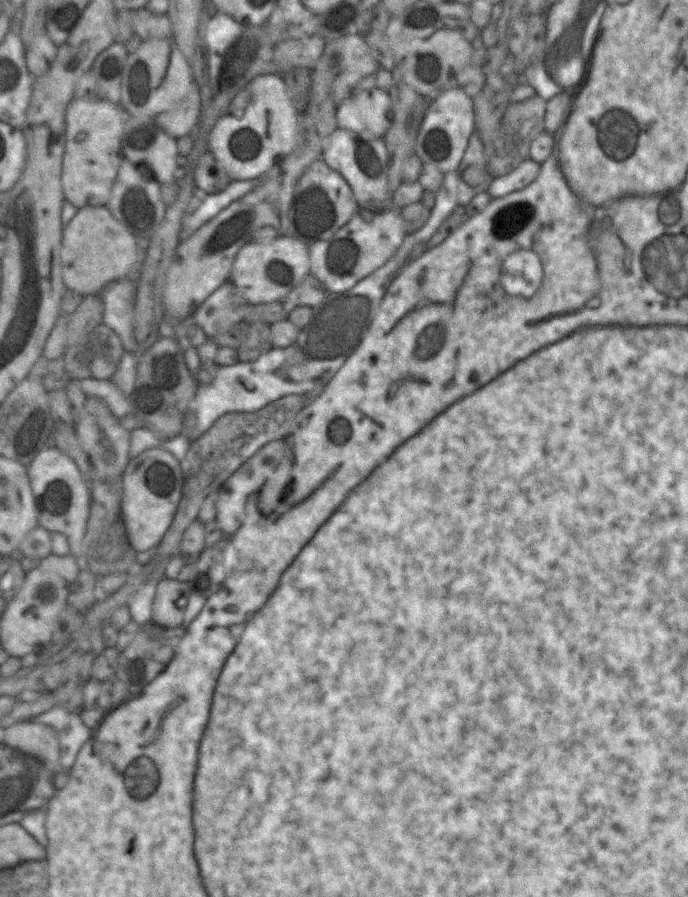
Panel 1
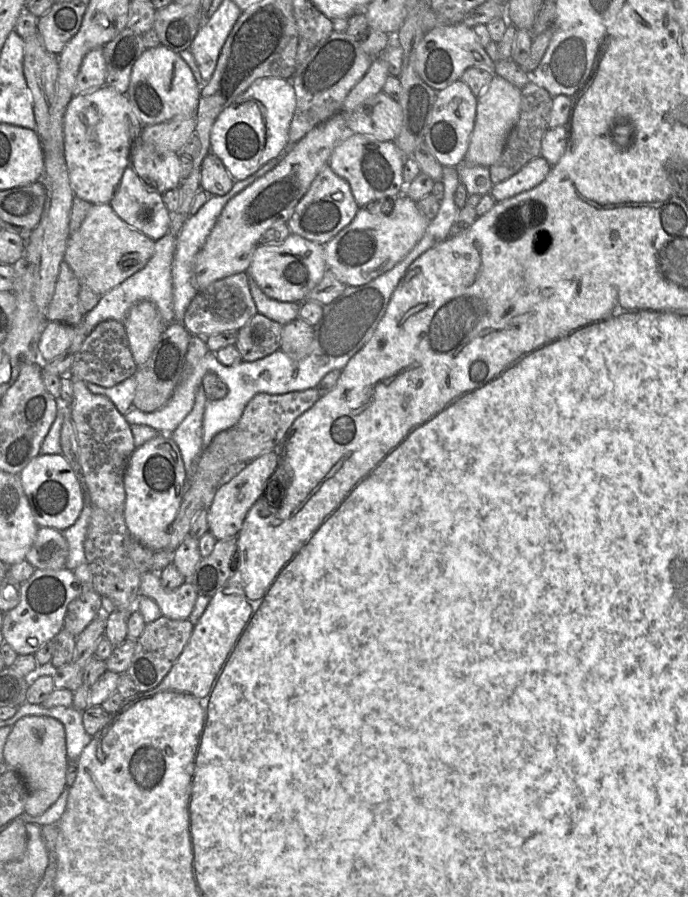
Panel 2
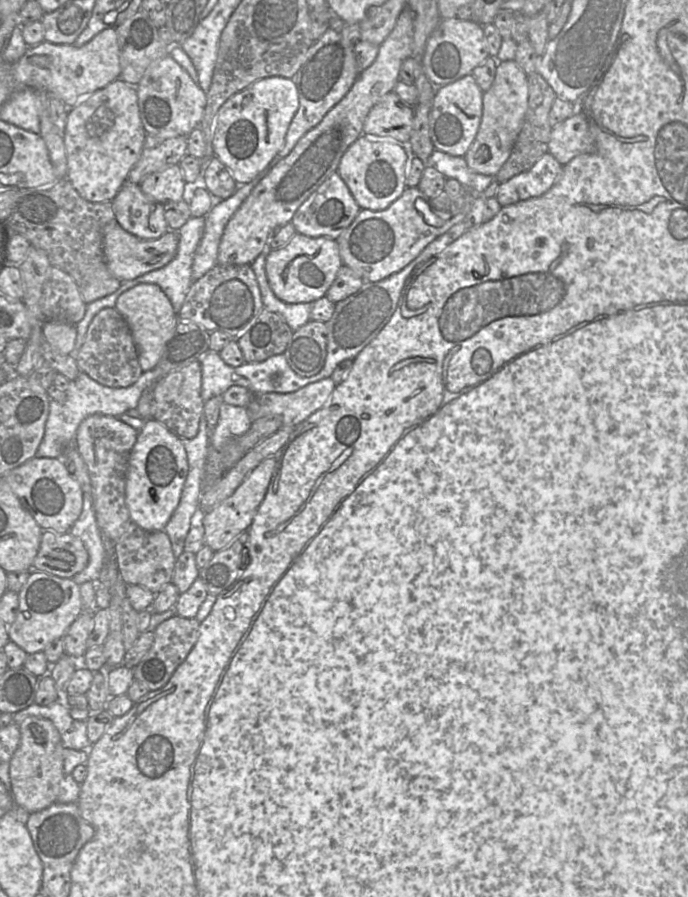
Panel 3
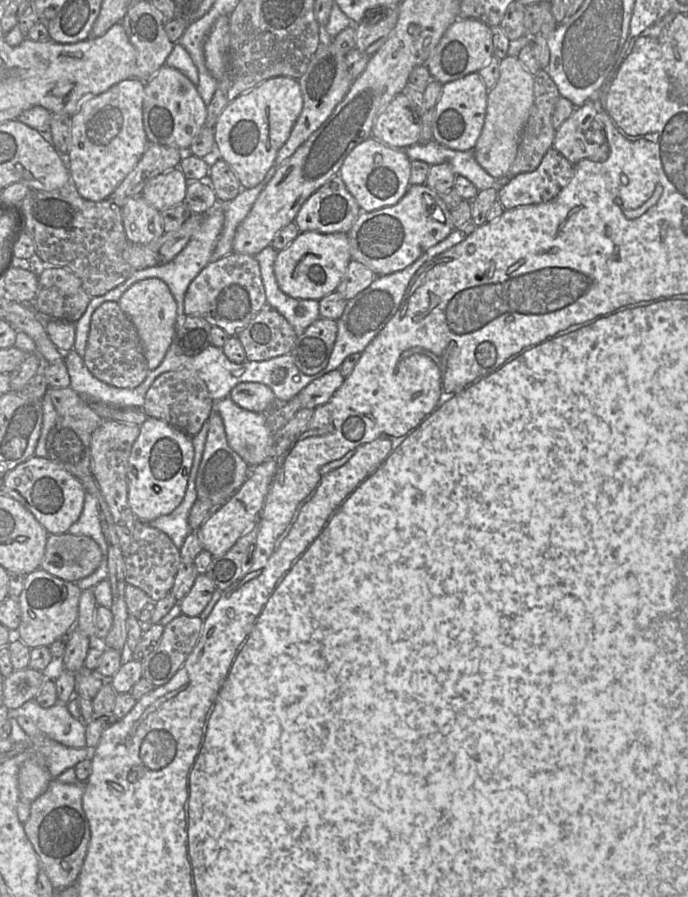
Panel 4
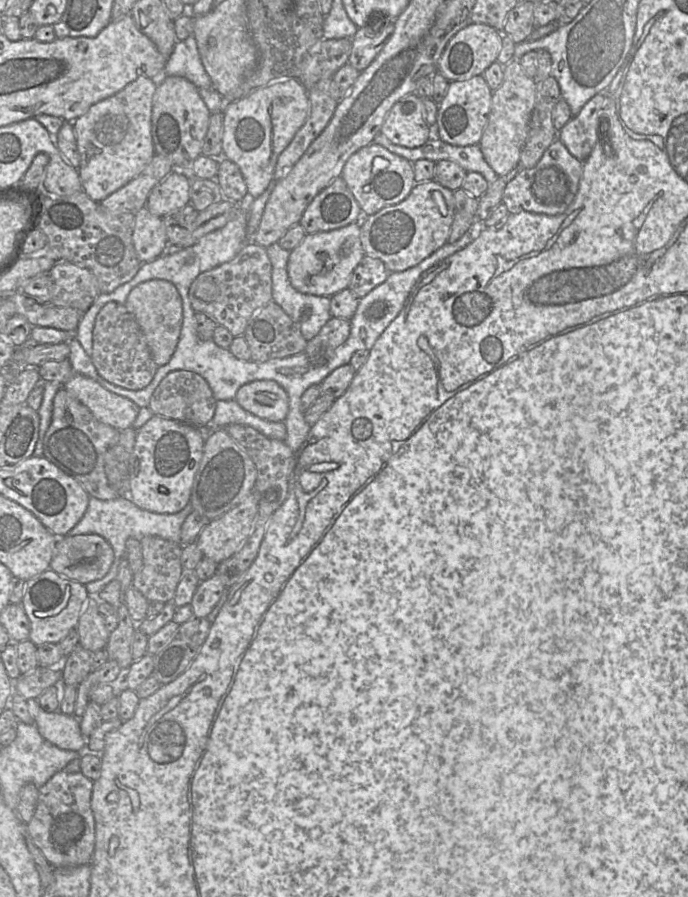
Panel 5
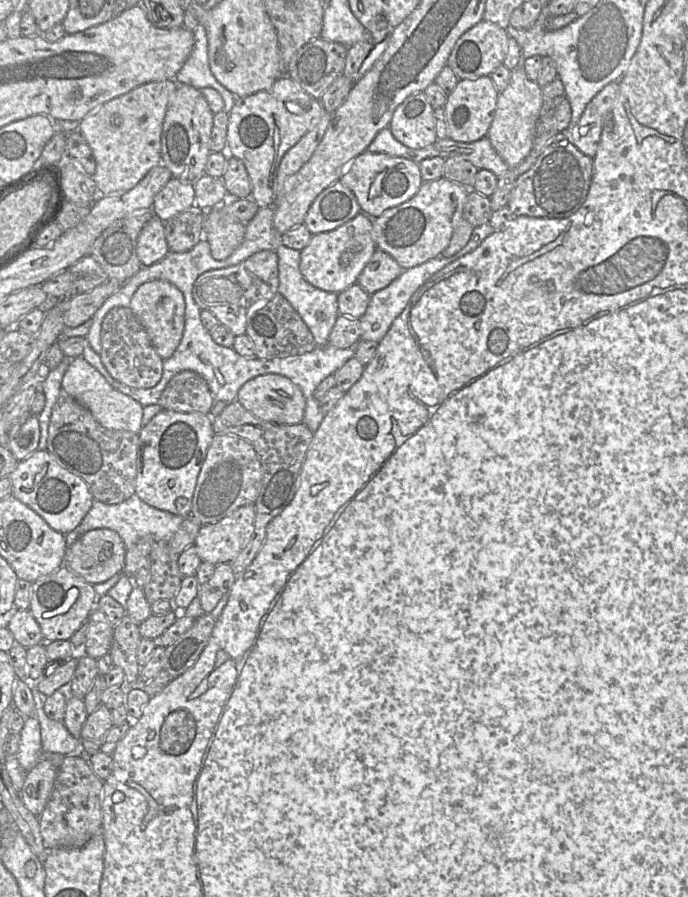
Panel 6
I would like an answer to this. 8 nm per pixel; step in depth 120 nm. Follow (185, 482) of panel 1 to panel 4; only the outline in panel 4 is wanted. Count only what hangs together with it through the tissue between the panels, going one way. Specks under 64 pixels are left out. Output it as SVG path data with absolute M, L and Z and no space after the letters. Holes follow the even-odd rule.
M333 370L311 382L296 397L300 399L302 408L315 409L326 404L341 387L344 380L345 377L340 370Z

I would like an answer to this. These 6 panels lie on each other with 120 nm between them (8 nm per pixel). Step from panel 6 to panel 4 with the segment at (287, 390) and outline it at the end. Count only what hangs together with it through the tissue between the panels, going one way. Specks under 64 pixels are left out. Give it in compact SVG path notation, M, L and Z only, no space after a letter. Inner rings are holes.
M254 382L239 383L231 390L229 398L239 407L256 413L267 413L277 404L268 386Z

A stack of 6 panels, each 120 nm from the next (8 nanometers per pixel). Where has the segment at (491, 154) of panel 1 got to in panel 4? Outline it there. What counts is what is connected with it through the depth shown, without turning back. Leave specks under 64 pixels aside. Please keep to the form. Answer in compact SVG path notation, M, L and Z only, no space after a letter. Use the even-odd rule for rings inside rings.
M541 68L533 75L533 79L534 102L520 139L517 155L506 176L514 177L520 173L532 172L537 169L544 155L552 147L554 142L556 131L552 125L552 113L560 94L557 85L546 70Z

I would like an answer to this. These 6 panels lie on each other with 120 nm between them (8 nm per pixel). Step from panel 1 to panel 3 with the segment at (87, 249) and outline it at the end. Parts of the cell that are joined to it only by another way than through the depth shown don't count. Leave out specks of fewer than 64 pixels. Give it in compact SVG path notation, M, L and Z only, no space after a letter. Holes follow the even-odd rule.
M116 219L106 224L103 229L103 254L106 265L109 272L122 282L165 266L176 256L178 243L177 231L168 230L156 239L141 239L123 229Z

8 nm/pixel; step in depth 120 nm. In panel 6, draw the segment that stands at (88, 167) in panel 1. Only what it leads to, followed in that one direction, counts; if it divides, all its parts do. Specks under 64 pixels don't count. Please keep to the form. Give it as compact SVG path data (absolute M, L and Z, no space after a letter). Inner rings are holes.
M174 79L142 84L126 94L105 102L80 121L78 130L88 142L96 161L96 170L92 178L100 195L121 193L133 188L153 167L162 162L163 121L177 86L178 84Z

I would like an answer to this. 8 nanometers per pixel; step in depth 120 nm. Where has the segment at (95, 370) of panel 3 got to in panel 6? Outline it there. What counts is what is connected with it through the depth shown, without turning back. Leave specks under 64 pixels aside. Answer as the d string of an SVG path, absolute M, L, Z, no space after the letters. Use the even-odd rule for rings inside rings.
M115 307L104 317L101 328L100 358L110 375L131 388L156 386L163 374L164 360L156 352L151 339L130 307Z

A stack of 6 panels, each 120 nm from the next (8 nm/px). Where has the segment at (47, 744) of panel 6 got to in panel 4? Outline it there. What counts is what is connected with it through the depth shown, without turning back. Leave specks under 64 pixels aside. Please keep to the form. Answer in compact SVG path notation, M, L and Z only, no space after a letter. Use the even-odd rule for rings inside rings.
M32 699L25 702L16 711L10 711L16 715L28 716L36 724L44 736L71 748L86 747L86 725L82 719L74 718L64 703L57 702L50 708L42 708L36 700Z

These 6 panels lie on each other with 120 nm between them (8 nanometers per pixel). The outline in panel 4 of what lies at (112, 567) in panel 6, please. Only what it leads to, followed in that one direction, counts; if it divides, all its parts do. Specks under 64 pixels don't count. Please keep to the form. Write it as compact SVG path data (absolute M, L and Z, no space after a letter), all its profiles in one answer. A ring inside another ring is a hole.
M49 534L39 569L76 583L94 573L102 559L101 548L89 536Z

